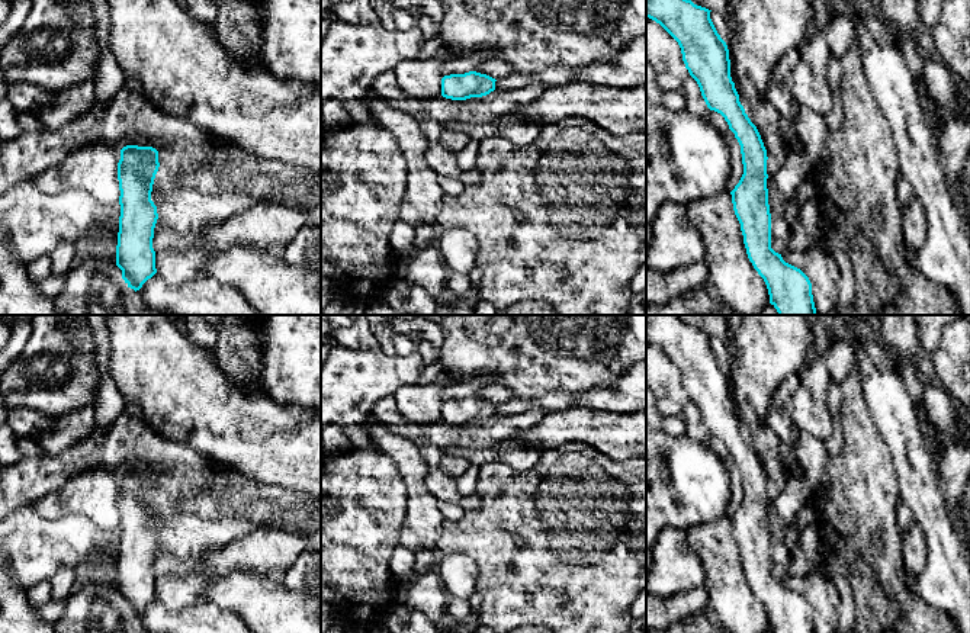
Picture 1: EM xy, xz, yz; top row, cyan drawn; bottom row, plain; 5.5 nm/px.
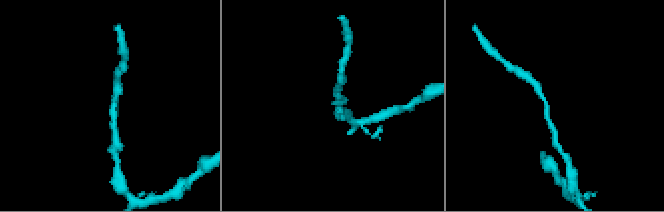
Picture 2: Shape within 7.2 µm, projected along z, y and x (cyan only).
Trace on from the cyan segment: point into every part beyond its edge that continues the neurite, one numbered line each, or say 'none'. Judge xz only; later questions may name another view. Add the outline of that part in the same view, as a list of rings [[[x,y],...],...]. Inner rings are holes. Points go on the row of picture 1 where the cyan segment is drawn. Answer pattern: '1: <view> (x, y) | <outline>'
none

